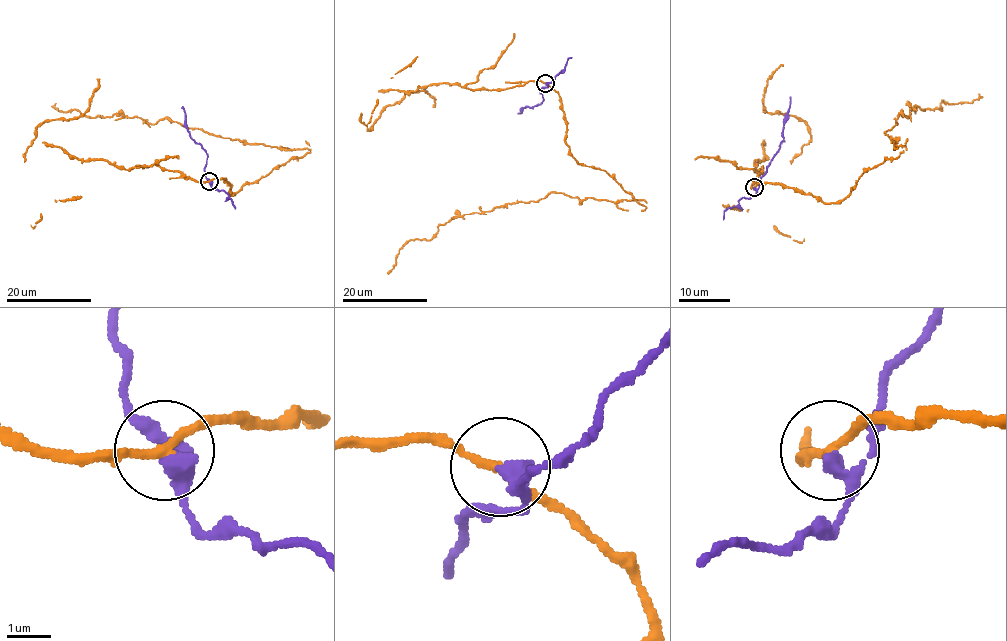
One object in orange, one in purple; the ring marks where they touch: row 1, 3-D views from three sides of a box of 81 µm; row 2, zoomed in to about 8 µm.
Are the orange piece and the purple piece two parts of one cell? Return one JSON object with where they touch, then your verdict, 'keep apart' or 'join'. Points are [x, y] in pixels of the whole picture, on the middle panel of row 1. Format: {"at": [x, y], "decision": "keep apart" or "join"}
{"at": [545, 83], "decision": "keep apart"}

